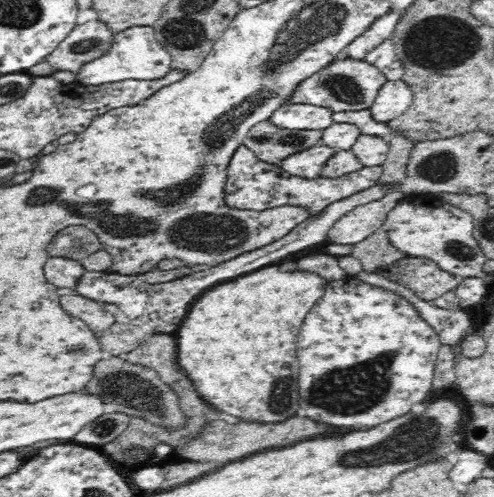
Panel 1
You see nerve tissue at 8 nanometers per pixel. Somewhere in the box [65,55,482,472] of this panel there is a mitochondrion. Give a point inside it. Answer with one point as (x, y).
(351, 390)

